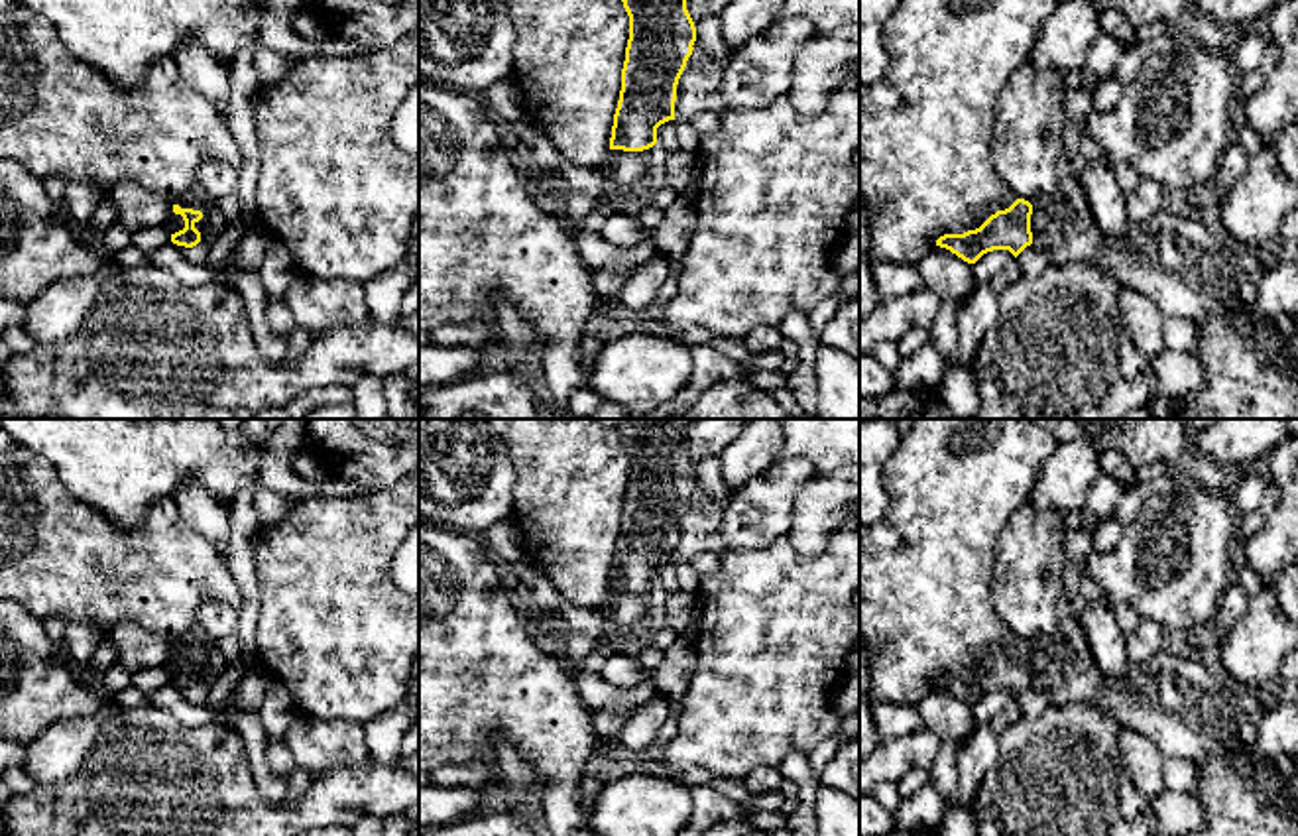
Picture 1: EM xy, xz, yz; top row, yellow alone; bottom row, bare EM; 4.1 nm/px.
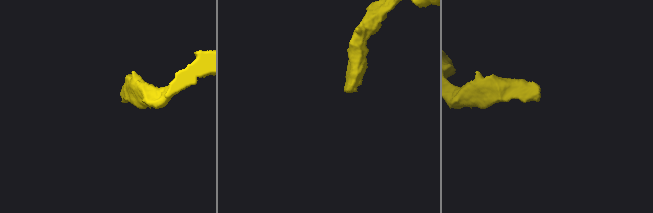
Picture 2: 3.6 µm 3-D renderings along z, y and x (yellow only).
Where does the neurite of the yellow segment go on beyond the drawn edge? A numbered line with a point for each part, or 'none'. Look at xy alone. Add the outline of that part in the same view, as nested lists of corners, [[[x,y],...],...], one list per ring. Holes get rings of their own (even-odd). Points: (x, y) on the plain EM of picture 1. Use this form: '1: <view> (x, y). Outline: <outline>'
1: xy (211, 667). Outline: [[[195,629],[191,635],[173,645],[203,653],[203,659],[195,663],[195,669],[201,673],[201,683],[193,688],[185,687],[179,688],[189,702],[205,704],[208,690],[224,673],[226,667],[224,655],[218,651],[216,643],[205,637],[199,629]]]

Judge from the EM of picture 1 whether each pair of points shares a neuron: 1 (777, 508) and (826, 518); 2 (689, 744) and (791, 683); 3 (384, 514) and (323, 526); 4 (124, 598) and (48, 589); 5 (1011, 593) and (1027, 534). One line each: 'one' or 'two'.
1: two
2: one
3: one
4: one
5: one

